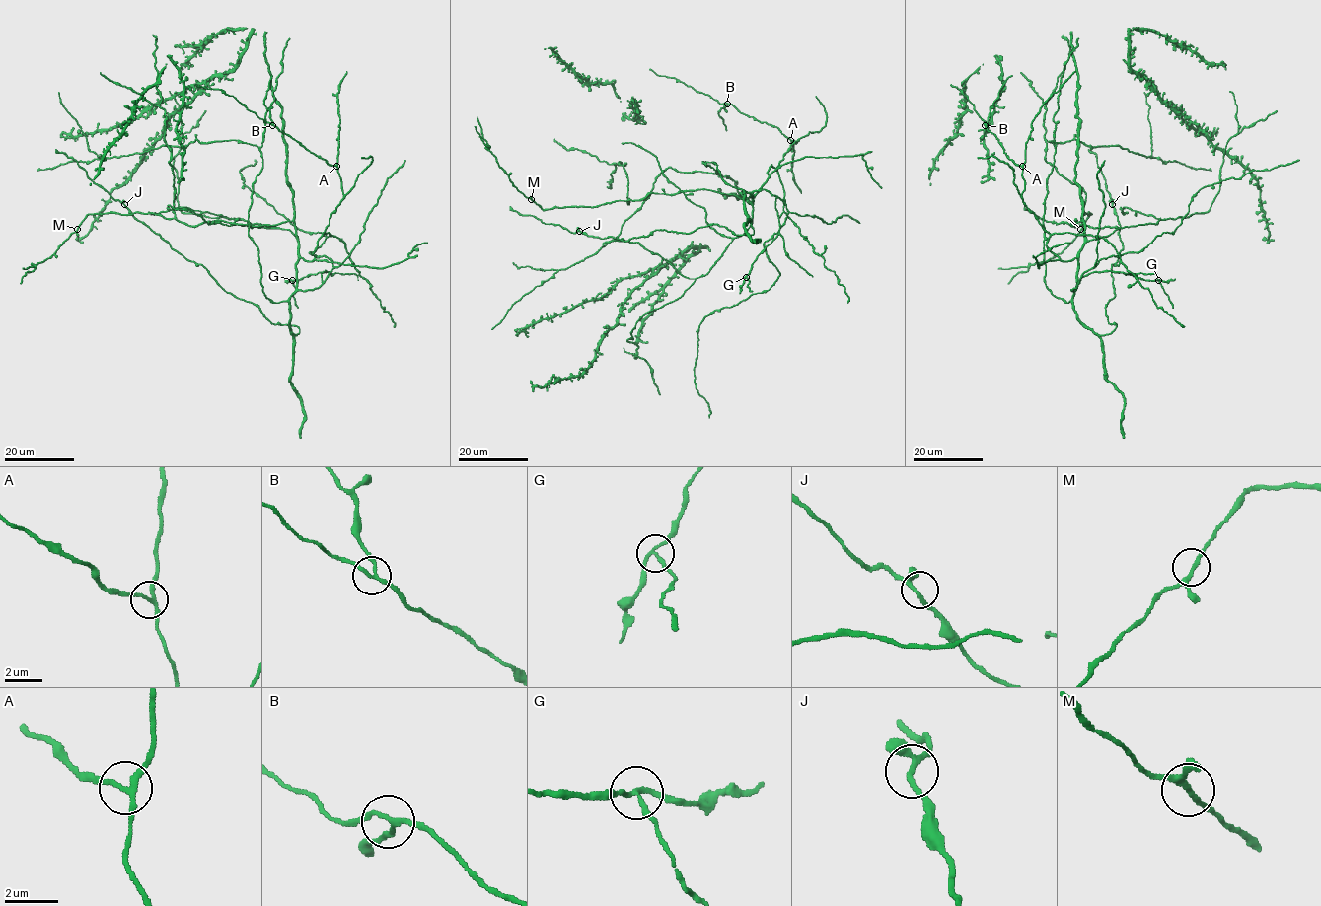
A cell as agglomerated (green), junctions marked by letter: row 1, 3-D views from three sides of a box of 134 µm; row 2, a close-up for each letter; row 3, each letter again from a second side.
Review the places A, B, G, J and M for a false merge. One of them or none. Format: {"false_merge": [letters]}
{"false_merge": ["G"]}

